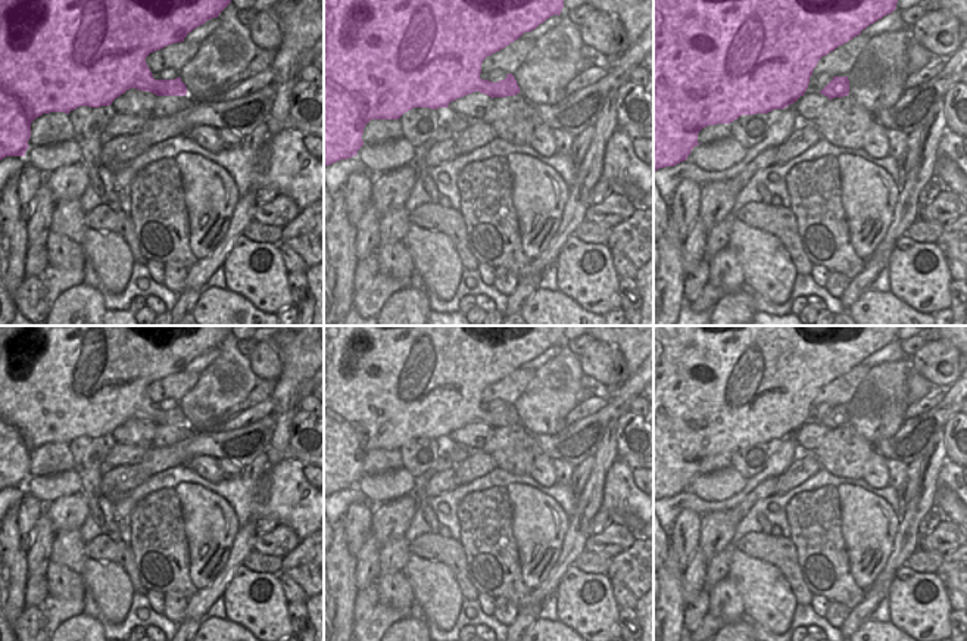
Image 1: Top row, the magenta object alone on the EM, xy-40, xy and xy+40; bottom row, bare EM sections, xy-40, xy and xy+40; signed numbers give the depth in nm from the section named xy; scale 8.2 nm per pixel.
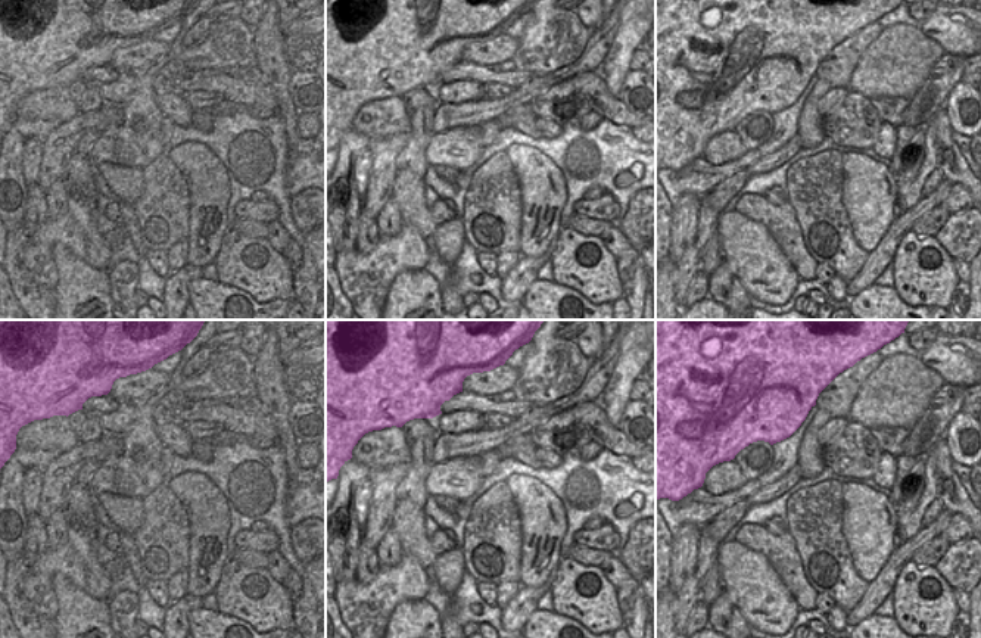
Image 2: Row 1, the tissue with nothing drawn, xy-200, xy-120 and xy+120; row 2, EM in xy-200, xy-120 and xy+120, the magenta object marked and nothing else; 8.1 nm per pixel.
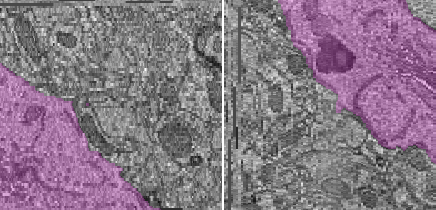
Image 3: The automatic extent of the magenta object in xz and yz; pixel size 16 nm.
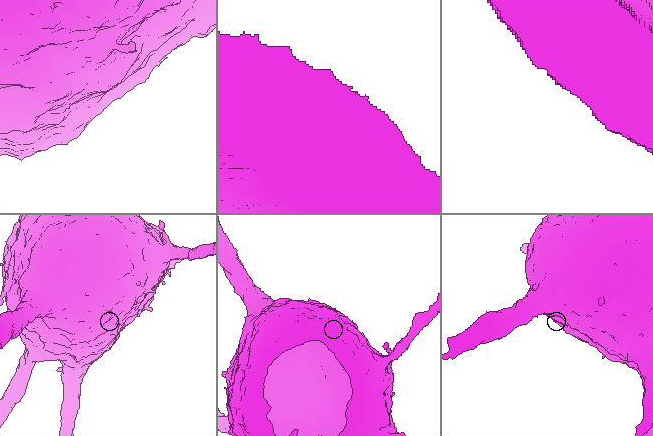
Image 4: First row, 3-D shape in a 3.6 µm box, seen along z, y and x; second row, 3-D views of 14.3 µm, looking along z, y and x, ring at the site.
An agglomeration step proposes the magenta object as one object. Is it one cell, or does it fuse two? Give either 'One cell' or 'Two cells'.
One cell

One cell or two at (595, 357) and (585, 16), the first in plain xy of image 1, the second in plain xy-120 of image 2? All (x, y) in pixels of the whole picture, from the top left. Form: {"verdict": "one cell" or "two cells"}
{"verdict": "one cell"}

